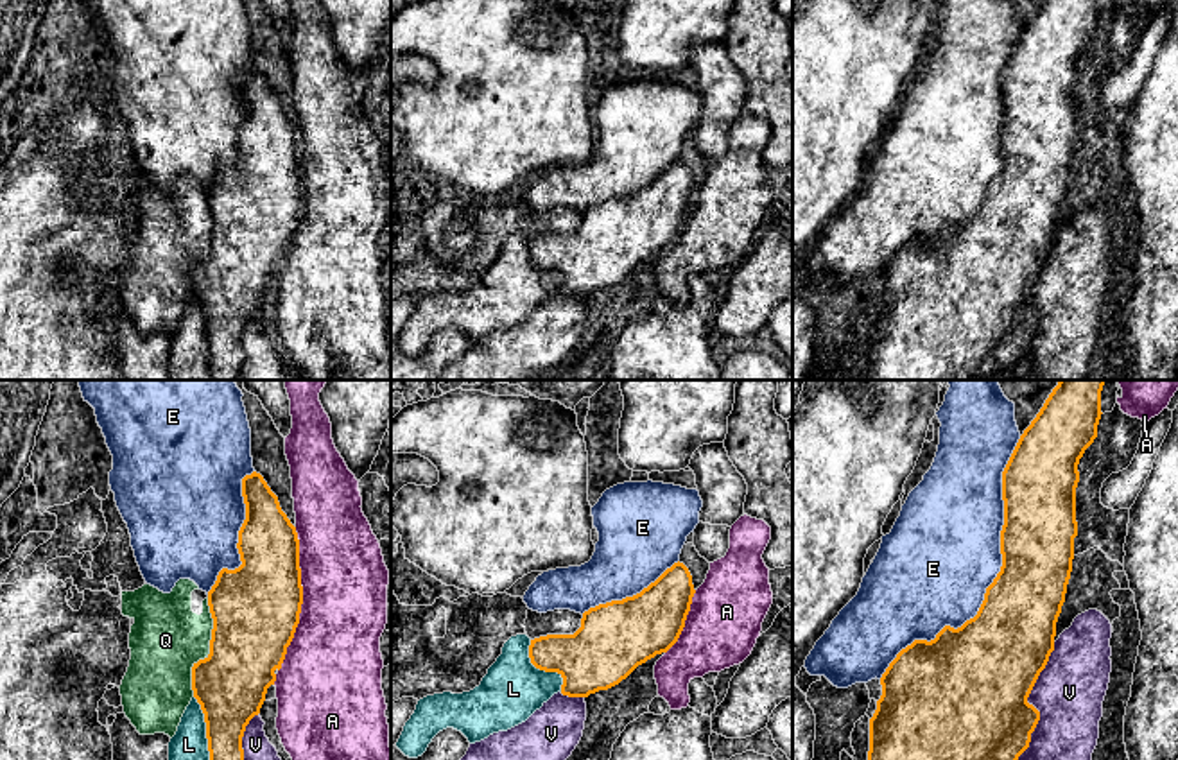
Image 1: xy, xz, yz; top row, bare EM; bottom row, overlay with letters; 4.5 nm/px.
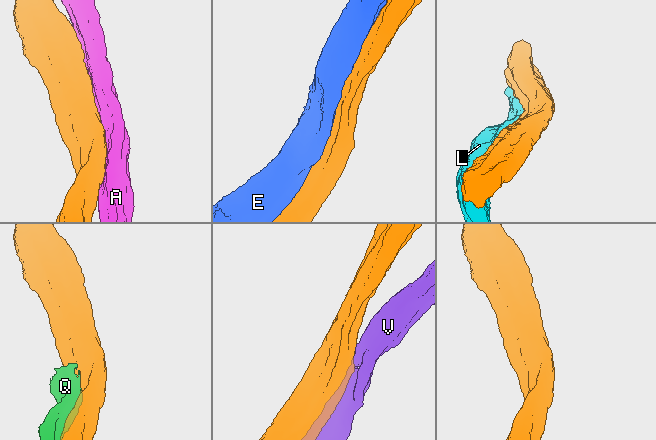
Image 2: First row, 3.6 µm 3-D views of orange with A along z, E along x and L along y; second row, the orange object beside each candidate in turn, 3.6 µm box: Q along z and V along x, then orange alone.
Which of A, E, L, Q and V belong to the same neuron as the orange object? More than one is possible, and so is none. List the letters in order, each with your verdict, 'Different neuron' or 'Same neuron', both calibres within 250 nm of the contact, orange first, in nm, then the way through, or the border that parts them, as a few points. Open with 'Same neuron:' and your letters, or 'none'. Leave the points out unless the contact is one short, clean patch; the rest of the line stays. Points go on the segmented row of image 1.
Same neuron: none
A: Different neuron. Thickness 400 nm (orange) against 380 nm
E: Different neuron. Thickness 360 nm (orange) against 480 nm
L: Different neuron. Thickness 300 nm (orange) against 280 nm
Q: Different neuron. Thickness 380 nm (orange) against 320 nm
V: Different neuron. Thickness 500 nm (orange) against 320 nm

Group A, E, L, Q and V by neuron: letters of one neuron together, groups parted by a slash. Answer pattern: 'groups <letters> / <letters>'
groups A / E / L / Q / V

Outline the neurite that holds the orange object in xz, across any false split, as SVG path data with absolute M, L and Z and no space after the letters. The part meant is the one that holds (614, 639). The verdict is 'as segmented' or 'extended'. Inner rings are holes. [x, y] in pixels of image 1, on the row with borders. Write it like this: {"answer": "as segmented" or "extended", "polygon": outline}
{"answer": "as segmented", "polygon": "M678 561L640 593L585 611L574 635L531 640L531 663L558 672L563 695L608 690L678 642L694 593L690 572Z"}

